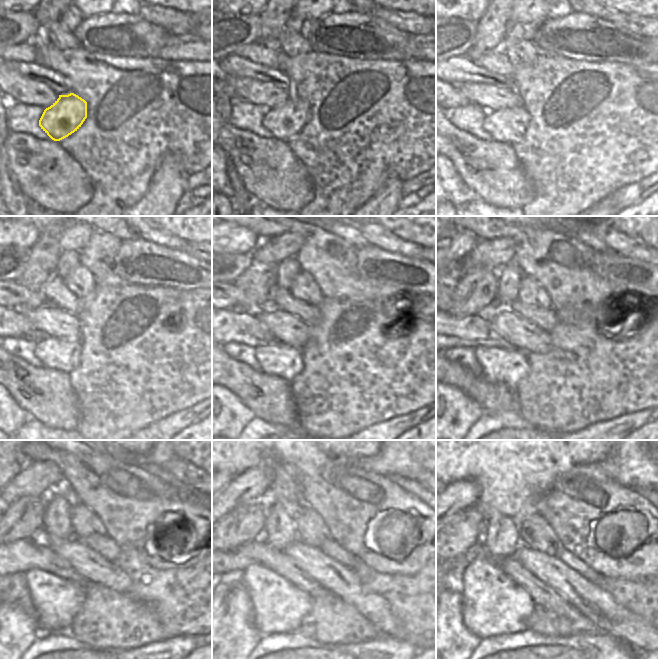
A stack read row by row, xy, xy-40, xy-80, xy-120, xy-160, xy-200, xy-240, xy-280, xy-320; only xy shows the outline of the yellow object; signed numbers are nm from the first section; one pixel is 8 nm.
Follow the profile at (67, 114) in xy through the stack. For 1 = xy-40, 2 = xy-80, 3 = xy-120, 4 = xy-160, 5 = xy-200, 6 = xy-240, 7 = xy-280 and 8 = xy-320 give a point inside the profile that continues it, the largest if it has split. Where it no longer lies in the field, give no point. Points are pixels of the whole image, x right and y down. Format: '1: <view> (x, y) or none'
1: xy-40 (285, 121)
2: xy-80 (509, 126)
3: xy-120 (54, 353)
4: xy-160 (284, 361)
5: xy-200 (509, 366)
6: xy-240 (57, 601)
7: xy-280 (279, 606)
8: xy-320 (493, 604)

